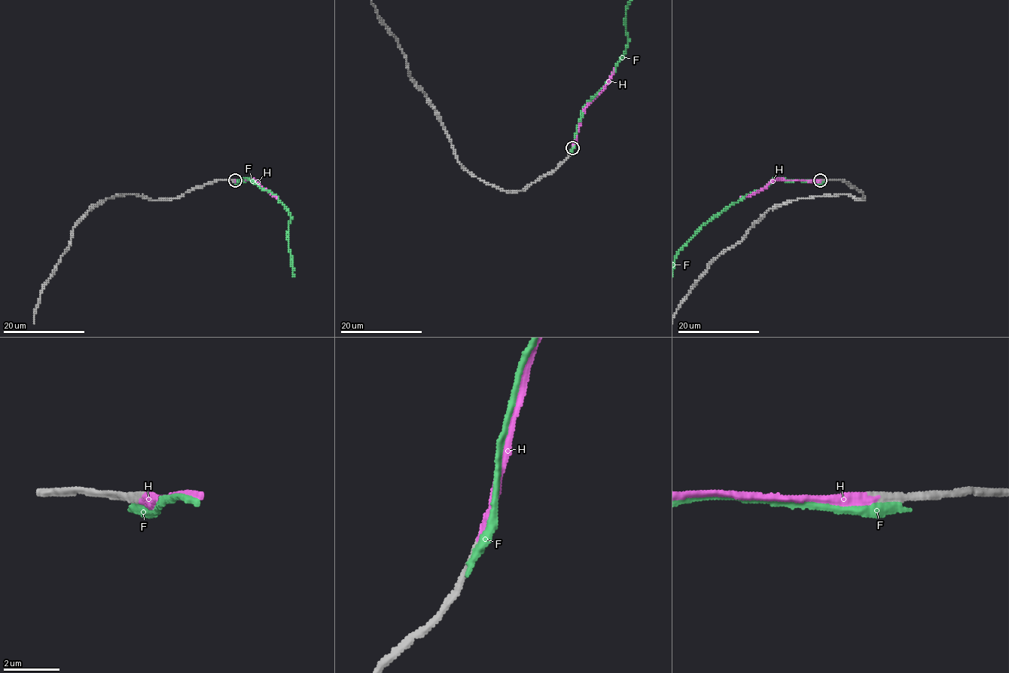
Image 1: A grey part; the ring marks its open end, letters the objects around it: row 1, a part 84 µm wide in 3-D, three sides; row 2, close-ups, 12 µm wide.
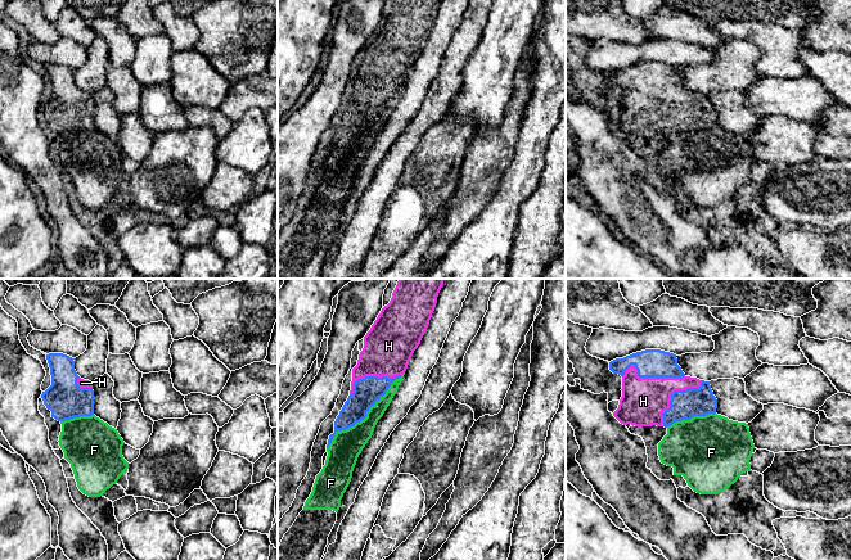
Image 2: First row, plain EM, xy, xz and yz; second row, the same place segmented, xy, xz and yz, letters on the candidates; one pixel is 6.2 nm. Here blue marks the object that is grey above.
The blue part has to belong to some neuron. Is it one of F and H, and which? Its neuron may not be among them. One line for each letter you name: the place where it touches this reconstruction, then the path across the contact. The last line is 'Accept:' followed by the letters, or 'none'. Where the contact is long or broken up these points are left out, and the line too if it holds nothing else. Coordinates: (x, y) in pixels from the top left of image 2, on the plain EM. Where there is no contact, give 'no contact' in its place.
H: yz (651, 89)
Accept: H

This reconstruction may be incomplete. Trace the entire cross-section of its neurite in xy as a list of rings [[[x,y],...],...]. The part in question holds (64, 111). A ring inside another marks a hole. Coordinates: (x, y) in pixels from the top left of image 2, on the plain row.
[[[49,66],[51,98],[41,110],[51,130],[58,134],[94,127],[93,95],[81,91],[75,82],[72,69],[63,66]]]

